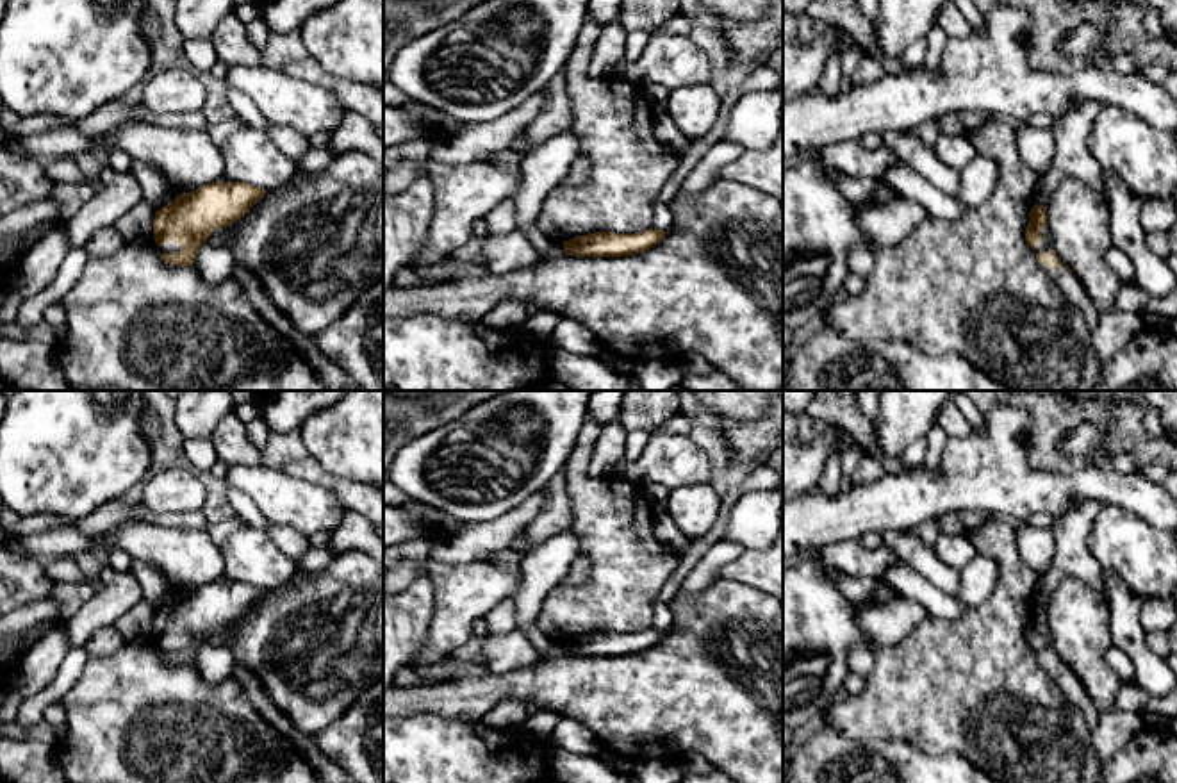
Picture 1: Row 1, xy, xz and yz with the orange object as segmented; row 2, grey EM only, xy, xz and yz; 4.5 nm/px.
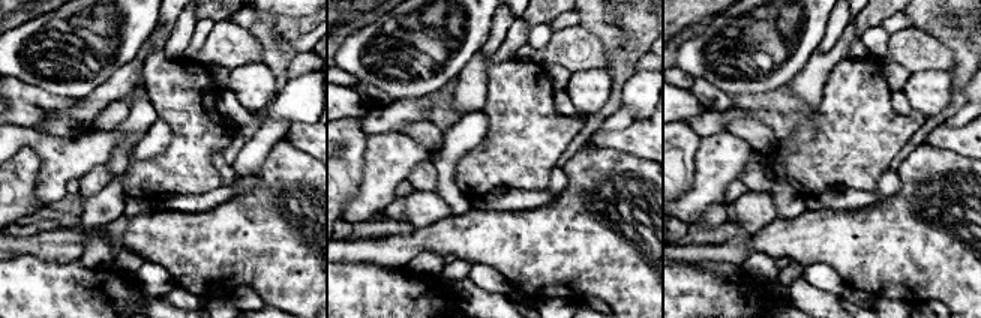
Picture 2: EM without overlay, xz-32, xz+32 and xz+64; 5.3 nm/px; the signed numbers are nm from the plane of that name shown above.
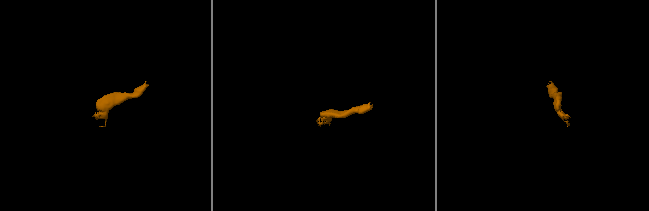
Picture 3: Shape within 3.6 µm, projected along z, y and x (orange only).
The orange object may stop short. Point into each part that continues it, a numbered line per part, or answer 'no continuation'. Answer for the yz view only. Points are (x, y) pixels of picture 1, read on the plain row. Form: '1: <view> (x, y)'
1: yz (1069, 682)

